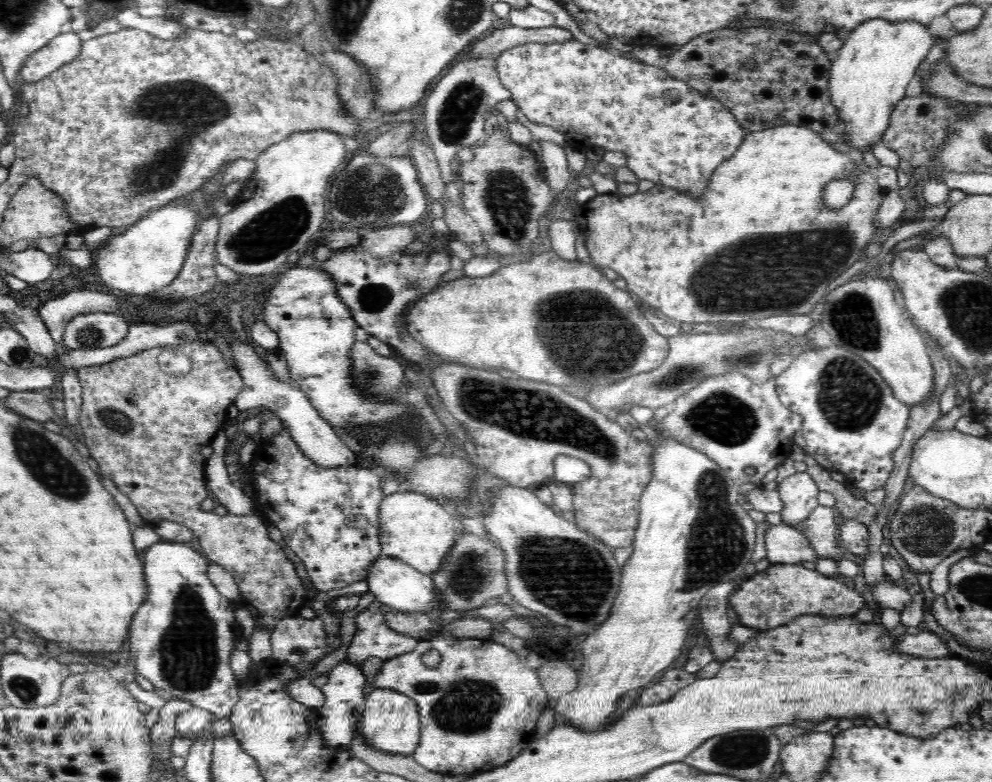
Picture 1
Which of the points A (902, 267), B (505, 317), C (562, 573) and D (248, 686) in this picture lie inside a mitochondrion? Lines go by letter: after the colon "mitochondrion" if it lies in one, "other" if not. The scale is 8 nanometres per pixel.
A: other
B: other
C: mitochondrion
D: other

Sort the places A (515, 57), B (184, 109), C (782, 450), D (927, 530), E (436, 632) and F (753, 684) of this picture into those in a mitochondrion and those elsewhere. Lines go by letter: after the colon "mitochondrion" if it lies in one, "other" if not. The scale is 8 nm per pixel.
A: other
B: mitochondrion
C: other
D: mitochondrion
E: other
F: other

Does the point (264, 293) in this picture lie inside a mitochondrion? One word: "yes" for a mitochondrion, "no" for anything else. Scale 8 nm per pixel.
no

